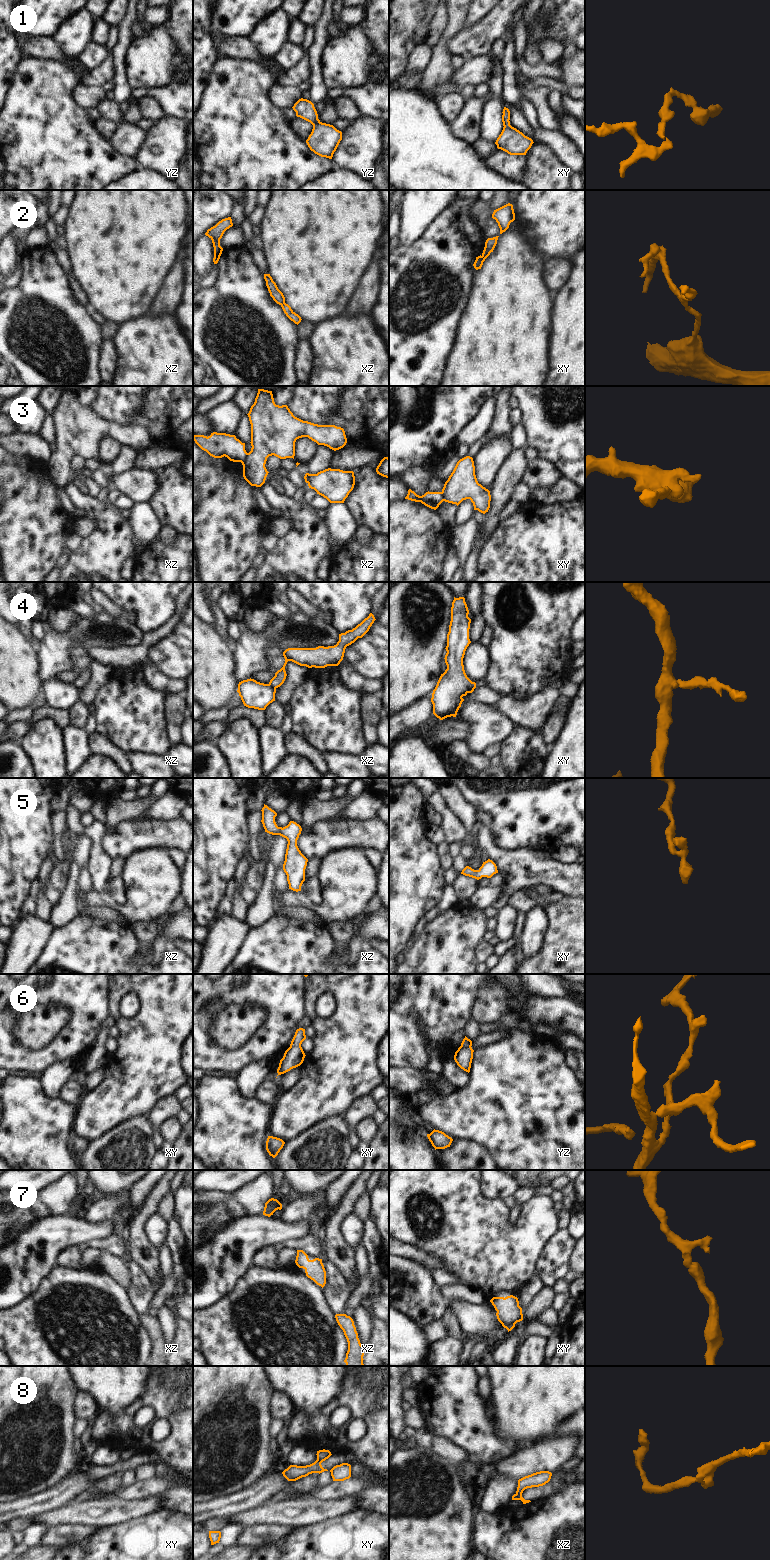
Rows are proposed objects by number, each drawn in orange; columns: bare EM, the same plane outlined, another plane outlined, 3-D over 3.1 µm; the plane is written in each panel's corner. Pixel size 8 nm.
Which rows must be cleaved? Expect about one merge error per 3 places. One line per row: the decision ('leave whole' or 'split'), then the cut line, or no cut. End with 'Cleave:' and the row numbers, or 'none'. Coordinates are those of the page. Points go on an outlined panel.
1: leave whole | no cut
2: split | xy (482, 255), (484, 260)
3: split | xz (247, 453), (241, 462)
4: split | xz (268, 684), (275, 688)
5: leave whole | no cut
6: leave whole | no cut
7: leave whole | no cut
8: split | xy (330, 1453), (325, 1458), (317, 1459)
Cleave: 2, 3, 4, 8

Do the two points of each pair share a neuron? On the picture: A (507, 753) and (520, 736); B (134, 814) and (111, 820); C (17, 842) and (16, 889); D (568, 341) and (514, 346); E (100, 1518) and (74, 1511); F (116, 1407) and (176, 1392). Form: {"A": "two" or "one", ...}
{"A": "one", "B": "one", "C": "one", "D": "two", "E": "one", "F": "two"}

